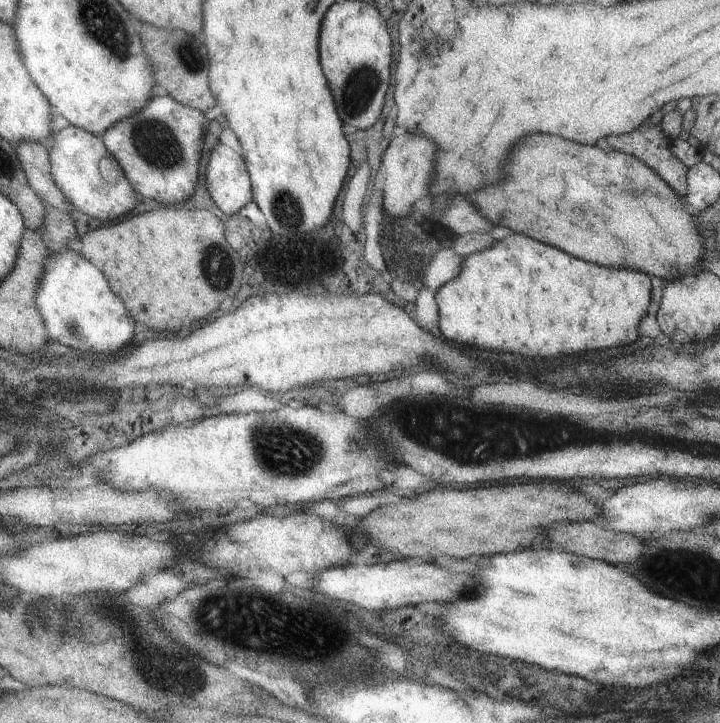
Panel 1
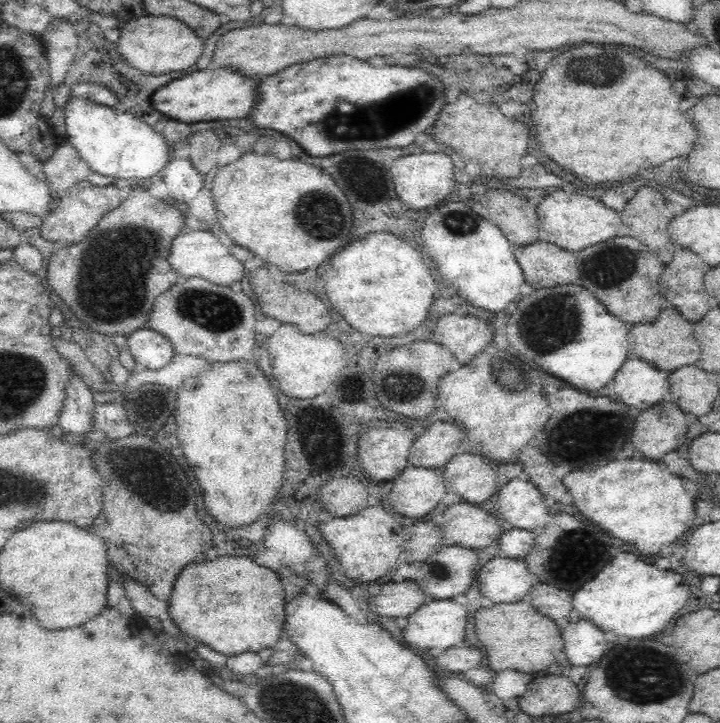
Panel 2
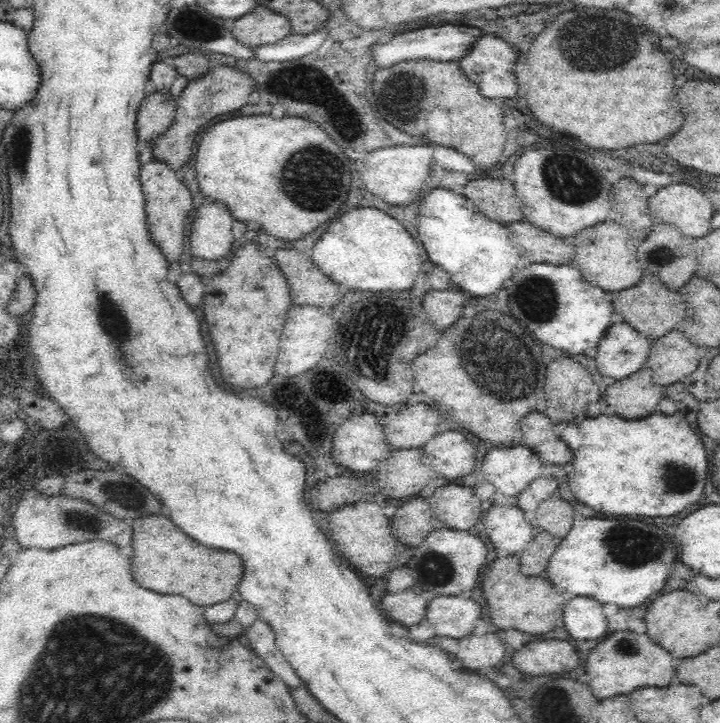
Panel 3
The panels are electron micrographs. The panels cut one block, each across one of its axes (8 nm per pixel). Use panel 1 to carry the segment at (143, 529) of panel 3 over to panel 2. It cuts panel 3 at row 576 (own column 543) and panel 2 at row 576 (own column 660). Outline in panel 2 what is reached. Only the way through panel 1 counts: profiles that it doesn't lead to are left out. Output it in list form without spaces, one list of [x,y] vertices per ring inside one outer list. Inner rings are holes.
[[[217,556],[213,560],[198,560],[198,562],[190,562],[186,564],[186,568],[182,568],[180,574],[174,580],[174,588],[172,589],[172,596],[167,601],[168,612],[172,620],[178,625],[182,632],[185,632],[190,638],[197,640],[200,644],[209,646],[212,650],[220,652],[226,656],[234,656],[242,654],[242,652],[260,652],[263,648],[272,648],[280,637],[284,637],[283,626],[285,620],[284,604],[285,604],[285,590],[278,579],[278,573],[264,568],[262,565],[256,564],[251,558],[247,556]]]

